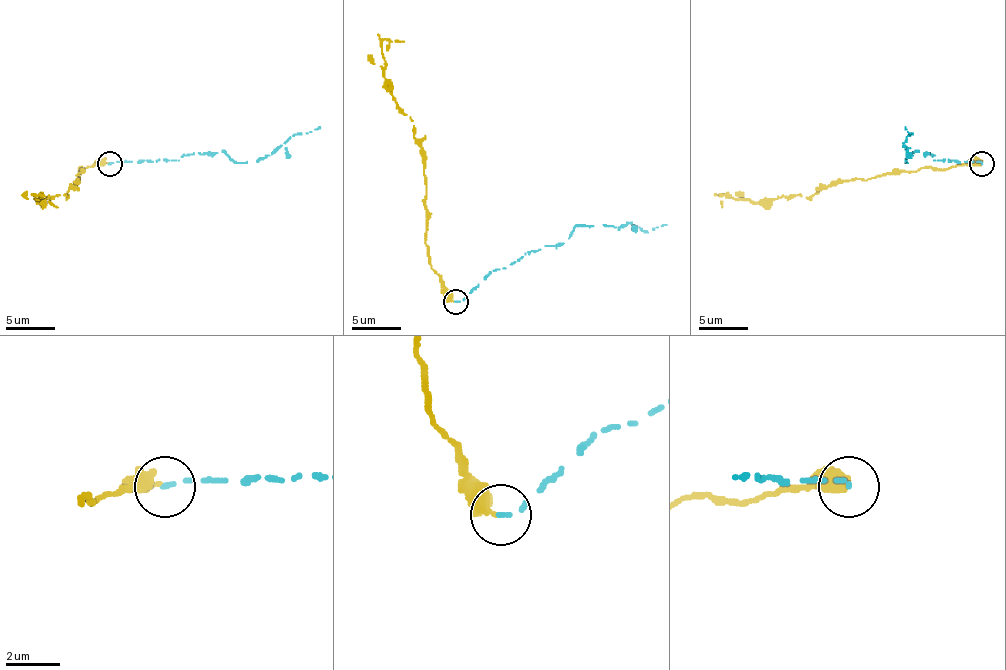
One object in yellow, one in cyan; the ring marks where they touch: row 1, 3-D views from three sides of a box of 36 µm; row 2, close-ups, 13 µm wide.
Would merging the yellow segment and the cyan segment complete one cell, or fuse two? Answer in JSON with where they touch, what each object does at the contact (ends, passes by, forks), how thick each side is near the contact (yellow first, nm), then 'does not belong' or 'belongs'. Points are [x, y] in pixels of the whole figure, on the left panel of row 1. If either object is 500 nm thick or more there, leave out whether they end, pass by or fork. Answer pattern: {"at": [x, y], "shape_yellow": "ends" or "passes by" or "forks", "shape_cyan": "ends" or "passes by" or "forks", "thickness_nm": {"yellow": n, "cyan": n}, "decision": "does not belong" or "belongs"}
{"at": [109, 164], "shape_yellow": "ends", "shape_cyan": "ends", "thickness_nm": {"yellow": 400, "cyan": 140}, "decision": "does not belong"}

